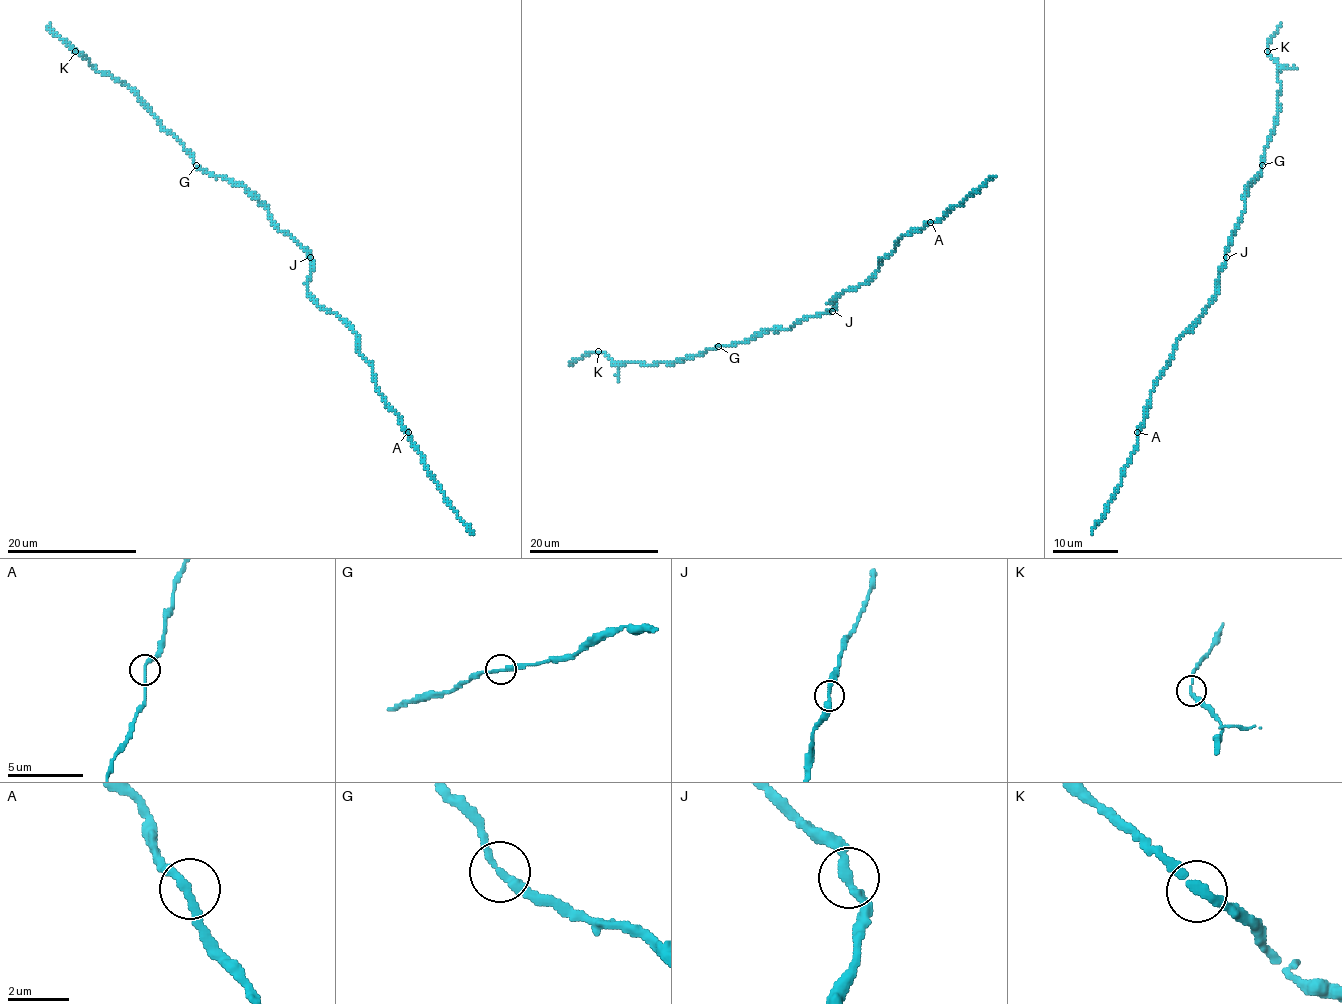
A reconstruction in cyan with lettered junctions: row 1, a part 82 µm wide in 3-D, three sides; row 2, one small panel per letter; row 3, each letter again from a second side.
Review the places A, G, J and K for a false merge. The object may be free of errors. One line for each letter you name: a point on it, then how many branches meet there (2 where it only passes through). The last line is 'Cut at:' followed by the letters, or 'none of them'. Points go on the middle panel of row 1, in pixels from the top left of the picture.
Cut at: none of them

